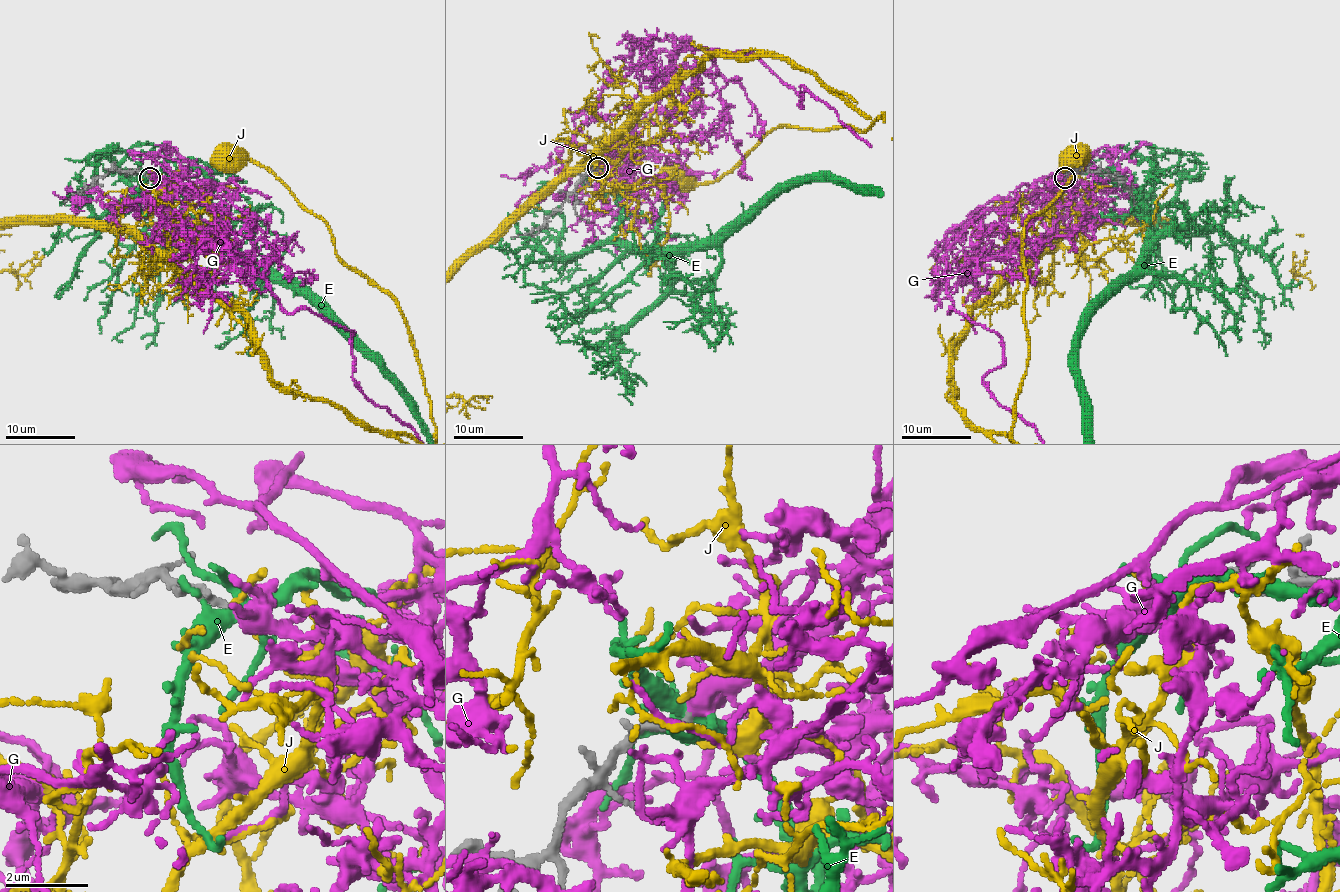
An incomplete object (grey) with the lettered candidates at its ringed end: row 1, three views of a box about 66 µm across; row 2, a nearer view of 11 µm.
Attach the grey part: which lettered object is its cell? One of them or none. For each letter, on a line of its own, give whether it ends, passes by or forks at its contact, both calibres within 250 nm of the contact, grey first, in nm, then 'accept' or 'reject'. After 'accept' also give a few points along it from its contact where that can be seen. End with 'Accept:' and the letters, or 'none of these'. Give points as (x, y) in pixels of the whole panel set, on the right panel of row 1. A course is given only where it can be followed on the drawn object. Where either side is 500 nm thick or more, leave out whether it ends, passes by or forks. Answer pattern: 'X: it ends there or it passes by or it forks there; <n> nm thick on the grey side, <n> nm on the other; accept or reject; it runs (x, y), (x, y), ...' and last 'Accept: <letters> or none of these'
E: it forks there; 190 nm thick on the grey side, 340 nm on the other; reject
G: it forks there; 190 nm thick on the grey side, 360 nm on the other; accept
J: it passes by; 200 nm thick on the grey side, 120 nm on the other; reject
Accept: G

